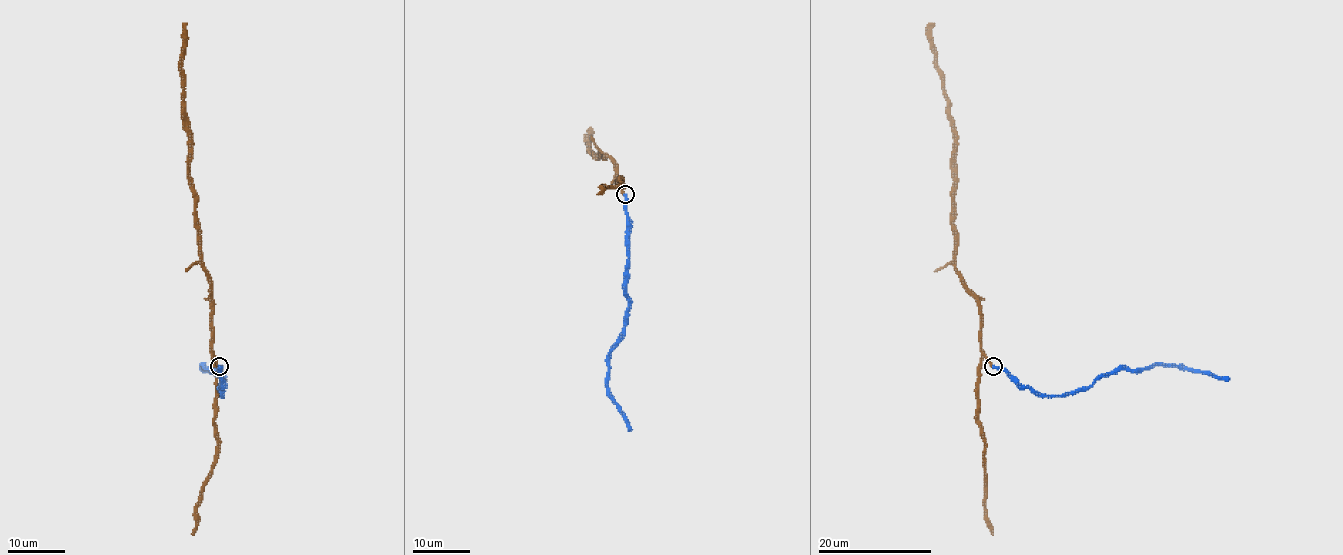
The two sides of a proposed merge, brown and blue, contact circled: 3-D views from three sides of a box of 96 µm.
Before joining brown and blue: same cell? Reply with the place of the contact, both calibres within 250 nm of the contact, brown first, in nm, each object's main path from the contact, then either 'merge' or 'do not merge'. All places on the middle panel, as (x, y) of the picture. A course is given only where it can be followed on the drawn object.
place (625, 194); calibres 300 and 420 nm; course brown (625, 194), (618, 183), (616, 165), (608, 157), (595, 157), (589, 151), (589, 136); course blue (625, 194), (628, 317), (624, 338), (608, 359), (608, 382), (612, 401), (632, 429); merge

